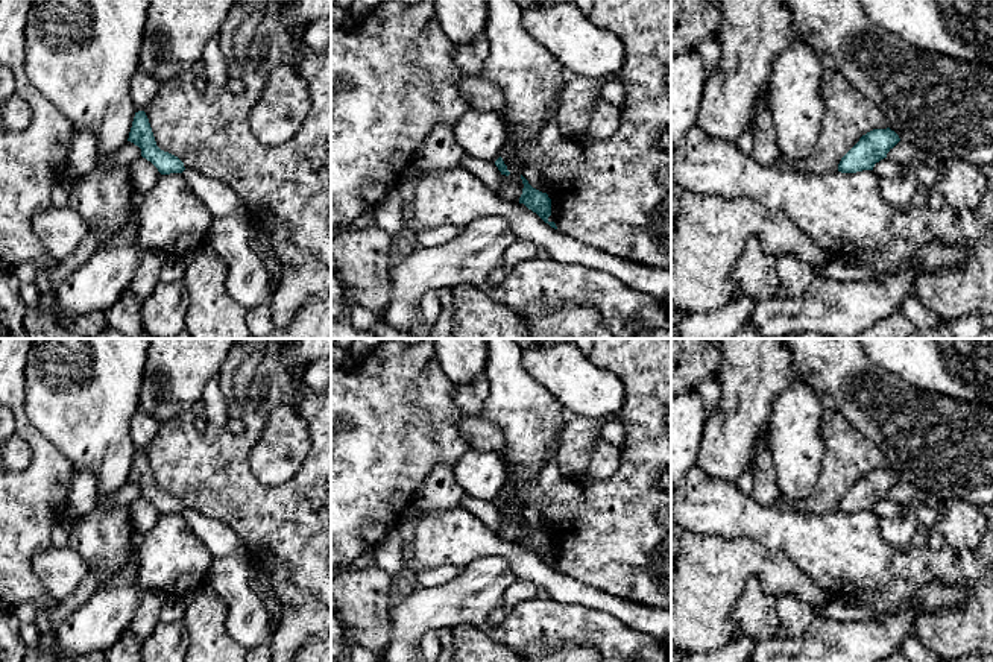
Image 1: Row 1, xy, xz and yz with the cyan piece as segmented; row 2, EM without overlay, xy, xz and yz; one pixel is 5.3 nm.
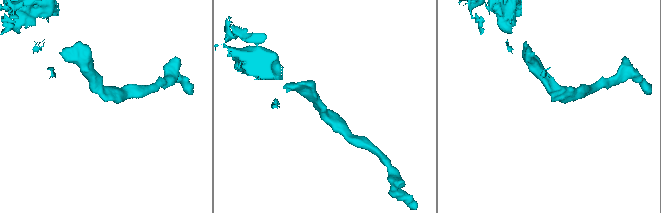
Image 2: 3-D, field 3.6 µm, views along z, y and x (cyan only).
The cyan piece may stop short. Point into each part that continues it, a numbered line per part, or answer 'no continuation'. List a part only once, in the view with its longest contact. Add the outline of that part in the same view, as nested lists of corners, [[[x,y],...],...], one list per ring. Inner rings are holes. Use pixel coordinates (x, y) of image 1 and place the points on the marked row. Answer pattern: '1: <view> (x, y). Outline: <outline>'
no continuation

